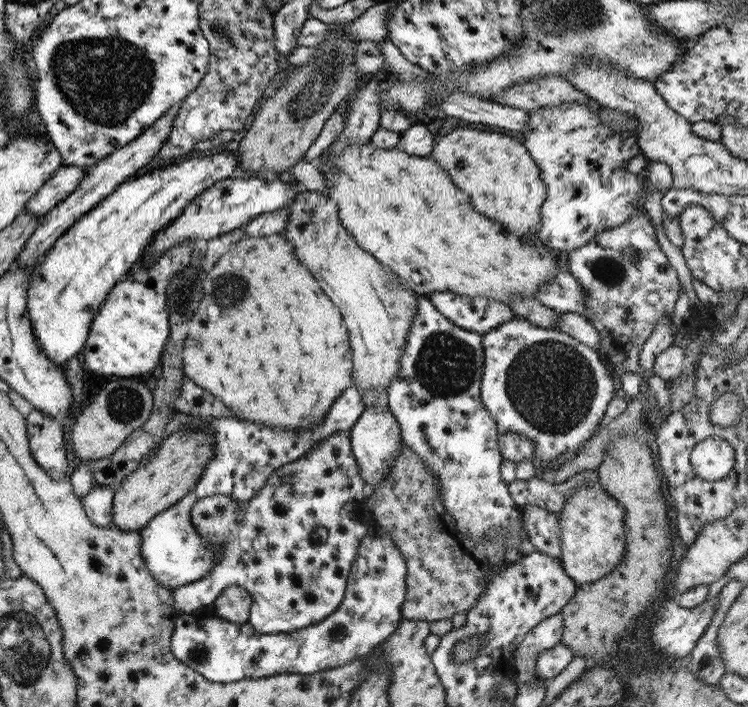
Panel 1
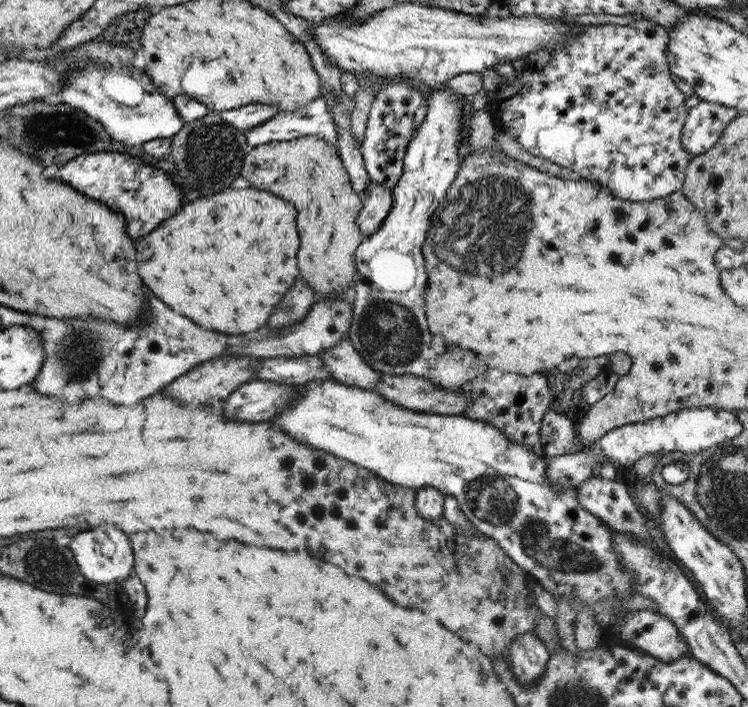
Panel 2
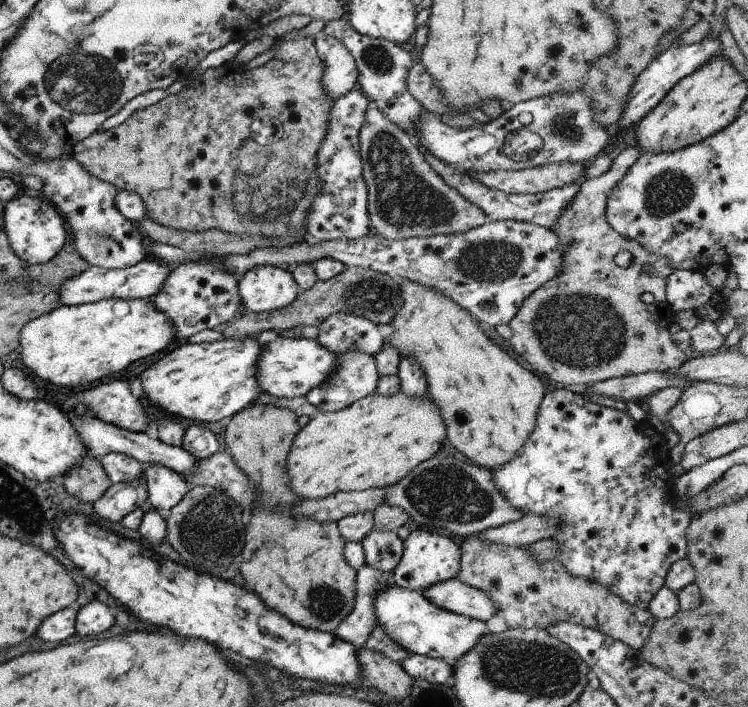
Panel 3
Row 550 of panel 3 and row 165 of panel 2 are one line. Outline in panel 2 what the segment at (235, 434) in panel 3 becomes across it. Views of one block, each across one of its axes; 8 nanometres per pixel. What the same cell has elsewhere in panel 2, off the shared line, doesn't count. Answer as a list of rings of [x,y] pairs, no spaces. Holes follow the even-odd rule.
[[[317,135],[300,136],[286,141],[269,141],[252,147],[244,156],[242,164],[241,174],[251,182],[251,186],[259,190],[269,190],[271,194],[283,200],[291,200],[291,204],[295,204],[295,210],[299,212],[297,232],[301,242],[297,250],[297,268],[305,284],[313,291],[315,300],[327,295],[340,297],[345,289],[350,290],[355,274],[354,252],[363,240],[355,224],[361,199],[351,190],[348,174],[340,161],[336,147]]]

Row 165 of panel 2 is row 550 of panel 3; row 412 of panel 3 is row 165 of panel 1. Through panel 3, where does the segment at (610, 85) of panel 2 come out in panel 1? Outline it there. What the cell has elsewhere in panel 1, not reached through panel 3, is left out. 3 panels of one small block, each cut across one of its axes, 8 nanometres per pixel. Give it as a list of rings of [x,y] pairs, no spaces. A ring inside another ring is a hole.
[[[559,103],[556,107],[530,110],[528,114],[530,117],[522,134],[518,134],[518,140],[538,166],[546,188],[546,198],[540,206],[540,225],[535,234],[545,246],[556,253],[572,251],[587,244],[598,232],[615,228],[634,214],[645,213],[637,201],[642,189],[640,175],[623,169],[630,158],[640,153],[633,136],[614,131],[585,103]]]

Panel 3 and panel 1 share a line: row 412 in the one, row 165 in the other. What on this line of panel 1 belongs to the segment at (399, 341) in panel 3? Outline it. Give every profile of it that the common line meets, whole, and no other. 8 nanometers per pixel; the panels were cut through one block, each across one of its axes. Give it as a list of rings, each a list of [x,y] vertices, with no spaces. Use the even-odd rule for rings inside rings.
[[[461,124],[443,135],[427,157],[445,170],[451,182],[471,198],[473,204],[481,206],[475,208],[475,212],[499,222],[517,238],[526,238],[532,232],[536,234],[546,188],[540,179],[538,166],[518,138],[467,128]]]

